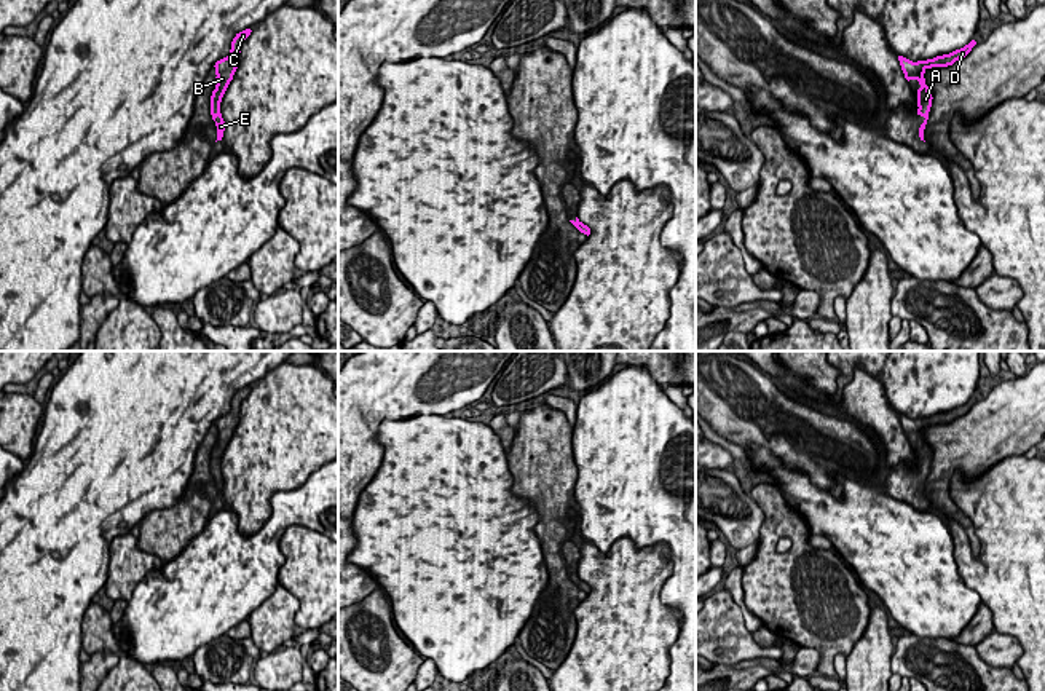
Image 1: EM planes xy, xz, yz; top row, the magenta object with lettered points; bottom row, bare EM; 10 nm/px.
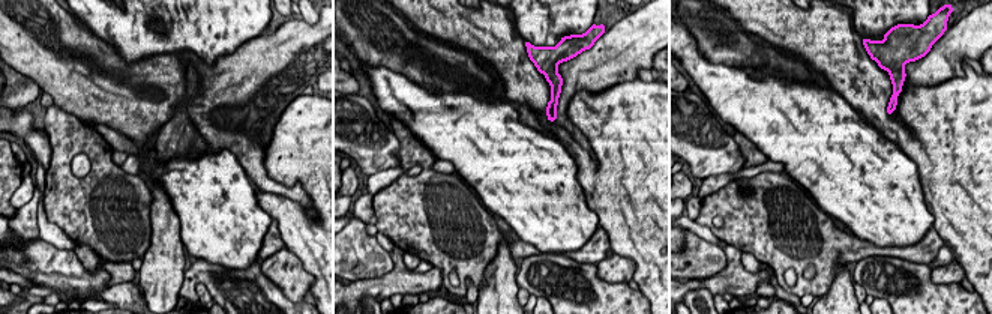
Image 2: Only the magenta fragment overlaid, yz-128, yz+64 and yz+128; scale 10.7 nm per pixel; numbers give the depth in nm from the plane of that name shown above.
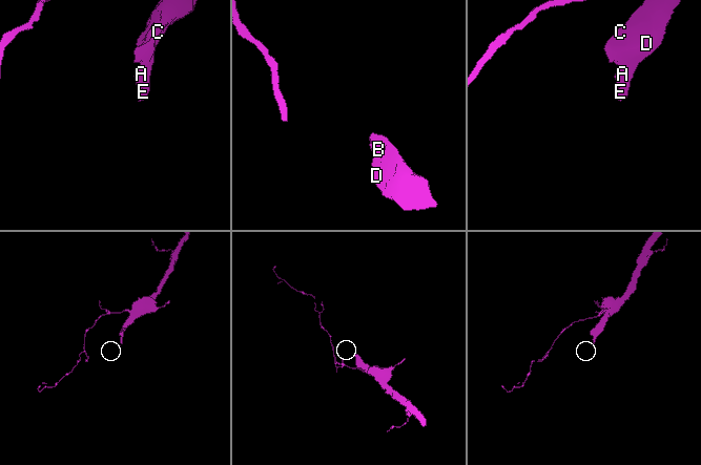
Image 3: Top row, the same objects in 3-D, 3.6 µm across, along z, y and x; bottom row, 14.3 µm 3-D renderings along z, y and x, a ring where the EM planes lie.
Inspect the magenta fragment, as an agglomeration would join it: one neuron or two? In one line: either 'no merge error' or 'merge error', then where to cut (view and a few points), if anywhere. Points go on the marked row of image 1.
no merge error; cut none

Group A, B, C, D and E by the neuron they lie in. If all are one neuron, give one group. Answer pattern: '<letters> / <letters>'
A B C D E

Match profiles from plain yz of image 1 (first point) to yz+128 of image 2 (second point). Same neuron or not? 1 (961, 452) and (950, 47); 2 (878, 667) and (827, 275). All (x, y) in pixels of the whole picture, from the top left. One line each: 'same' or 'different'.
1: same
2: different

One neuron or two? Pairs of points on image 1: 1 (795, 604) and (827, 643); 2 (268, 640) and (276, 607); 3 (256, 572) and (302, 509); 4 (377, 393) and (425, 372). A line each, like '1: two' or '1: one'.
1: one
2: one
3: one
4: one

